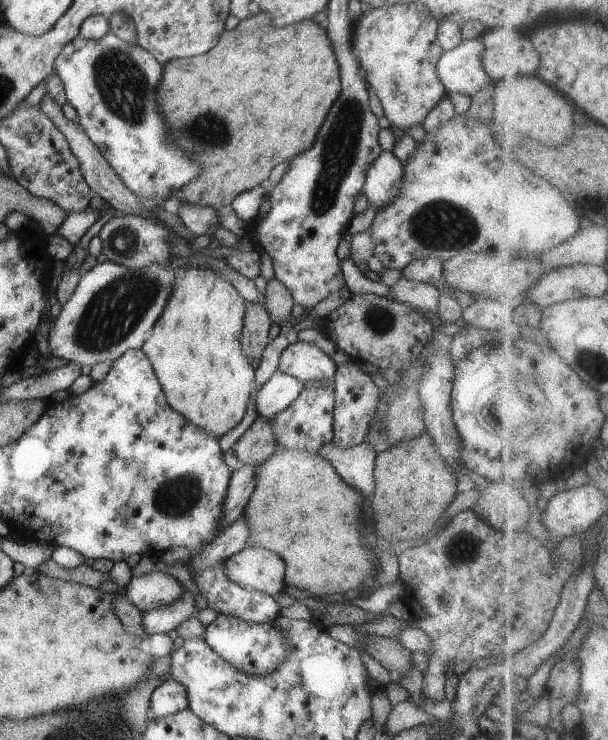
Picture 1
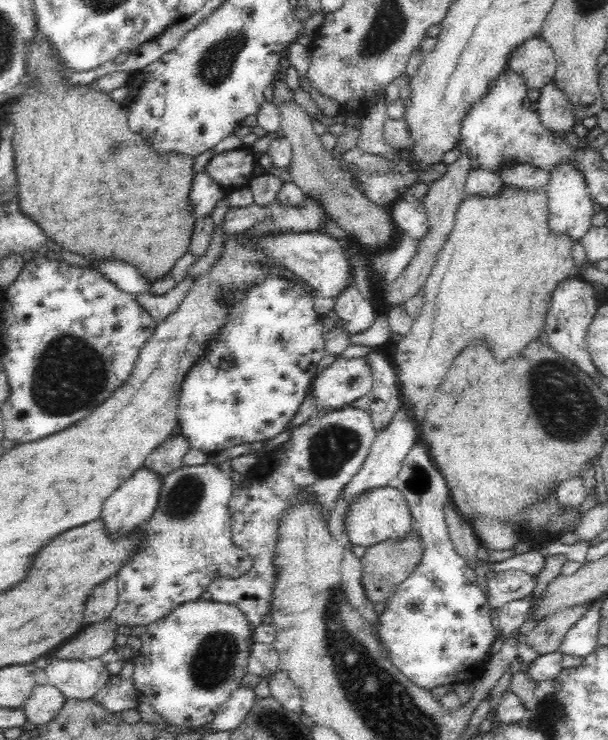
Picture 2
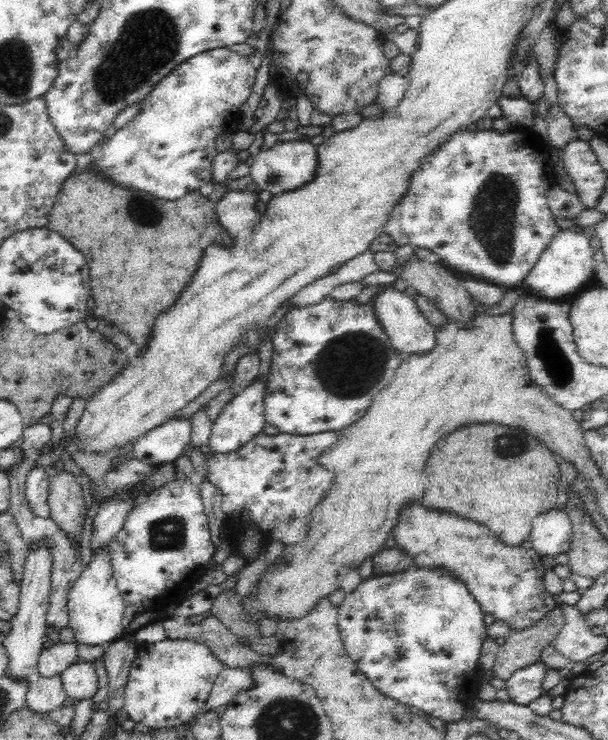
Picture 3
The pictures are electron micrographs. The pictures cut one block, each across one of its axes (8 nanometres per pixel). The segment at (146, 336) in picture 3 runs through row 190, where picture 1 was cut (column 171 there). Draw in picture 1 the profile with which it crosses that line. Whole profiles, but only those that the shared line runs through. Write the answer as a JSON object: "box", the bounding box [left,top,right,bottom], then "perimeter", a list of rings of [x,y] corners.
{"box":[158,10,340,209],"perimeter":[[[254,10],[254,14],[242,19],[234,30],[224,30],[220,42],[210,52],[196,58],[168,60],[158,84],[158,108],[168,122],[168,138],[172,138],[176,148],[188,152],[188,156],[196,156],[196,160],[204,164],[199,178],[176,190],[172,196],[181,204],[214,209],[231,205],[242,192],[263,185],[278,164],[312,148],[340,92],[340,64],[322,19],[274,28],[266,12]]]}

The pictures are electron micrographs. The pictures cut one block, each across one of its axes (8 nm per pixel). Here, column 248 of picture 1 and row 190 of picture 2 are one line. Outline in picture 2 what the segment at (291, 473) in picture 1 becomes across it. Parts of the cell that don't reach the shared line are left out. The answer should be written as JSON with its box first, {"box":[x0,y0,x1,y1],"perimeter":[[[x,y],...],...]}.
{"box":[388,187,577,425],"perimeter":[[[508,187],[496,196],[470,195],[470,198],[460,204],[453,229],[438,251],[432,273],[424,283],[422,312],[414,319],[410,332],[388,348],[398,376],[399,394],[402,394],[416,424],[420,425],[424,420],[436,388],[442,384],[442,378],[452,366],[452,360],[464,346],[476,340],[488,340],[494,356],[498,360],[506,360],[524,350],[532,338],[542,336],[552,291],[560,281],[574,276],[577,267],[572,254],[574,242],[570,236],[552,235],[548,227],[548,200],[545,190],[529,192],[522,188]]]}

